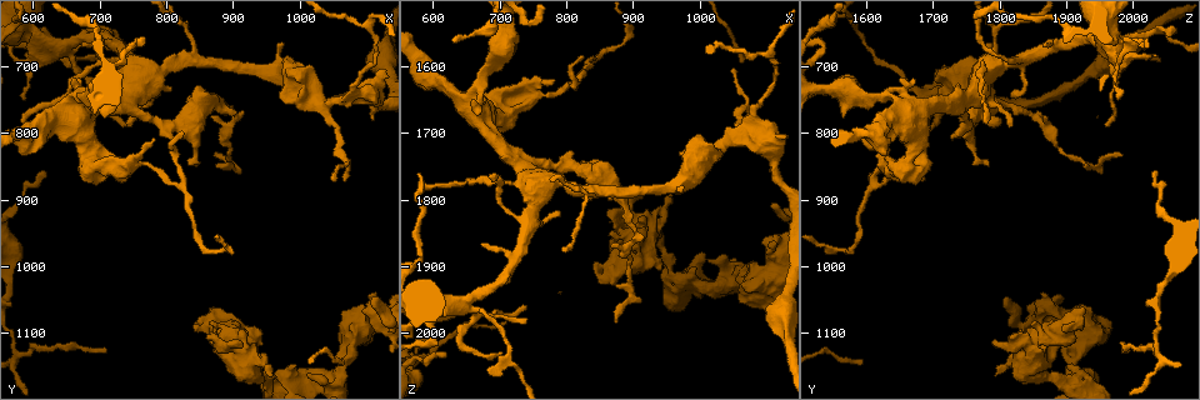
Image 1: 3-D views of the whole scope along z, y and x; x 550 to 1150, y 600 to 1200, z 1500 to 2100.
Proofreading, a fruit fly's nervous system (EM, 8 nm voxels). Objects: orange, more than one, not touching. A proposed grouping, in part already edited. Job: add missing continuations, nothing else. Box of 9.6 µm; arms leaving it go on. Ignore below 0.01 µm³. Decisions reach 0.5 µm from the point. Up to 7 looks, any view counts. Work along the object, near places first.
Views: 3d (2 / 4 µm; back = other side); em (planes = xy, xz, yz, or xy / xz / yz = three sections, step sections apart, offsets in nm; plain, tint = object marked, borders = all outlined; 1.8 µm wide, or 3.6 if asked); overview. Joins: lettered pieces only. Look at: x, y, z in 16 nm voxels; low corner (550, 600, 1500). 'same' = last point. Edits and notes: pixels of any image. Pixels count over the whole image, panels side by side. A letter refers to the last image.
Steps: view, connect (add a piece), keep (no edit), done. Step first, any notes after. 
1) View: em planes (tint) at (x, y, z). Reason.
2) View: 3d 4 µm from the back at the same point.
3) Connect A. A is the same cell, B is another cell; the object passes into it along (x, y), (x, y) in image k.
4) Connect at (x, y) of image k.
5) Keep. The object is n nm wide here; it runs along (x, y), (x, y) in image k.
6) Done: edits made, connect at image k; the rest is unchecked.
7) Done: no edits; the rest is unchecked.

View: 3d 2 µm at (1115, 1065, 1870). Three-way junction.

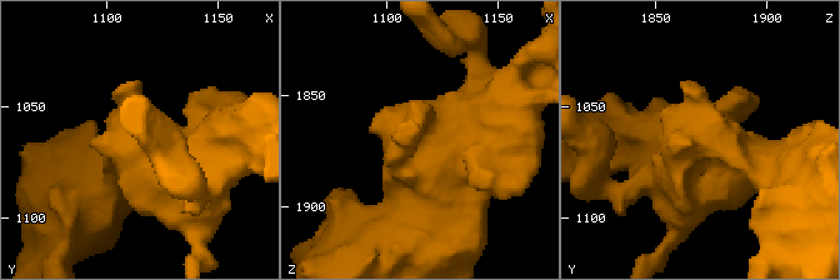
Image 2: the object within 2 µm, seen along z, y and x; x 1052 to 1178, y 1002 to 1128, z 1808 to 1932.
View: em xz step 8 (tint) at (1112, 1067, 1868).

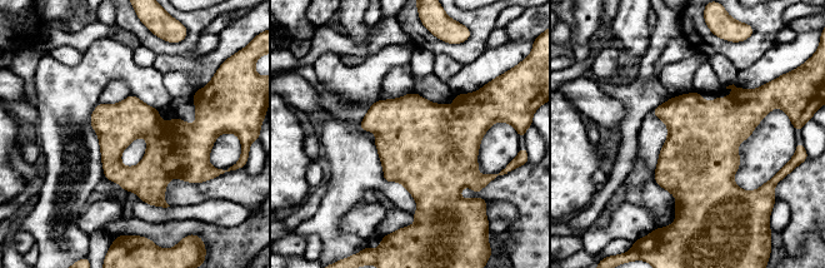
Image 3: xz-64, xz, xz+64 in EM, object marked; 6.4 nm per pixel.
View: em xz step 8 (borders) at the same point.

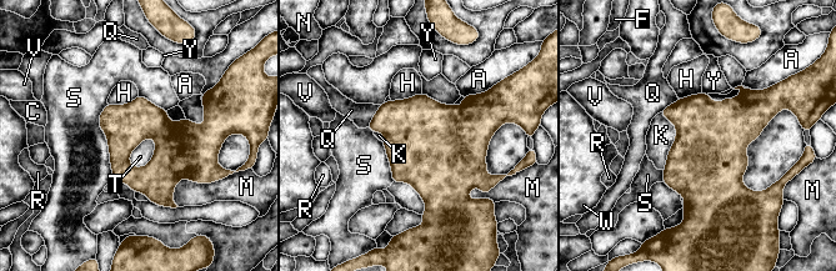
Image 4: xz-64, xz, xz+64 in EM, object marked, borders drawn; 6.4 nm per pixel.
Keep. A, C, F, H, K, M, N, Q, R, S, T, V, W and Y are other cells; none of them fits.

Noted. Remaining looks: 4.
View: em planes (borders) at (1040, 1160, 1930). Calibre changes.

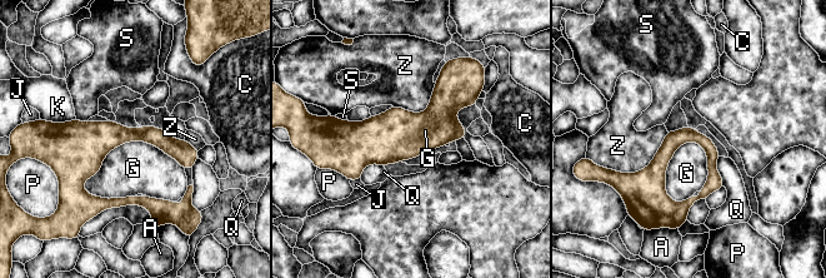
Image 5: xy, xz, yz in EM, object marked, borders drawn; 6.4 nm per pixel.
Keep. The longest contact is with G, 650 nm; A, C, G, J, K, P, Q, S and Z are other cells; it runs along (472, 97), (421, 132), (336, 133) in image 5; no lettered piece goes on from it.

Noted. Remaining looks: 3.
View: em planes (borders) at (590, 655, 1975).

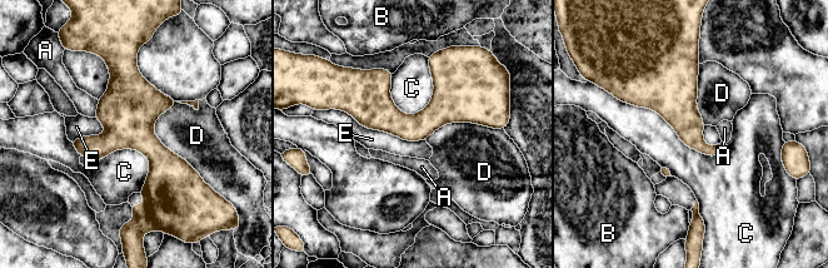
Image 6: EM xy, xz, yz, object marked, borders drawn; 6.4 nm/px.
Keep. A, B, C, D and E are other cells; a border runs along (329, 108), (364, 127), (424, 140) in image 6; none of them fits.

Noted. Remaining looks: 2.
Done: no edits; the rest is unchecked.

